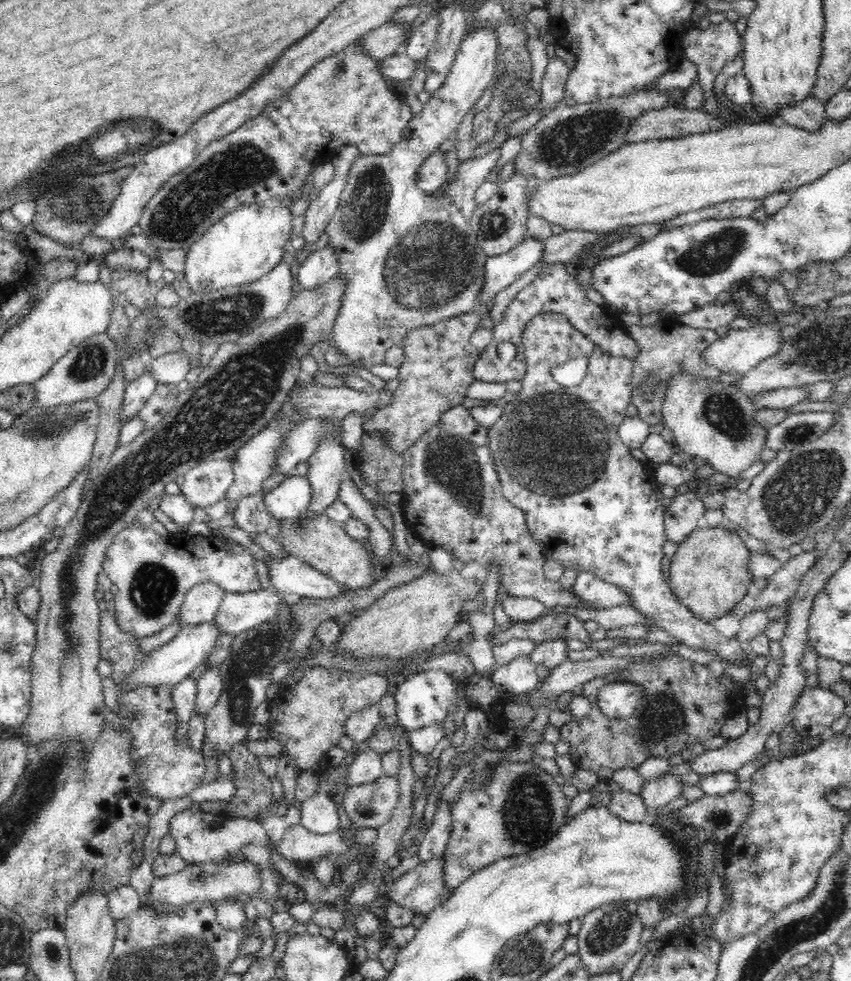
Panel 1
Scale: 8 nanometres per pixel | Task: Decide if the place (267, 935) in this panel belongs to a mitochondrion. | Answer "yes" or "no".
no

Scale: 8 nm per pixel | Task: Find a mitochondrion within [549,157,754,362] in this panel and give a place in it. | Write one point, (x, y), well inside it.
(714, 253)

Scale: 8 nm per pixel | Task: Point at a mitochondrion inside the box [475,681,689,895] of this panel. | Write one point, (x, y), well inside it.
(528, 813)

